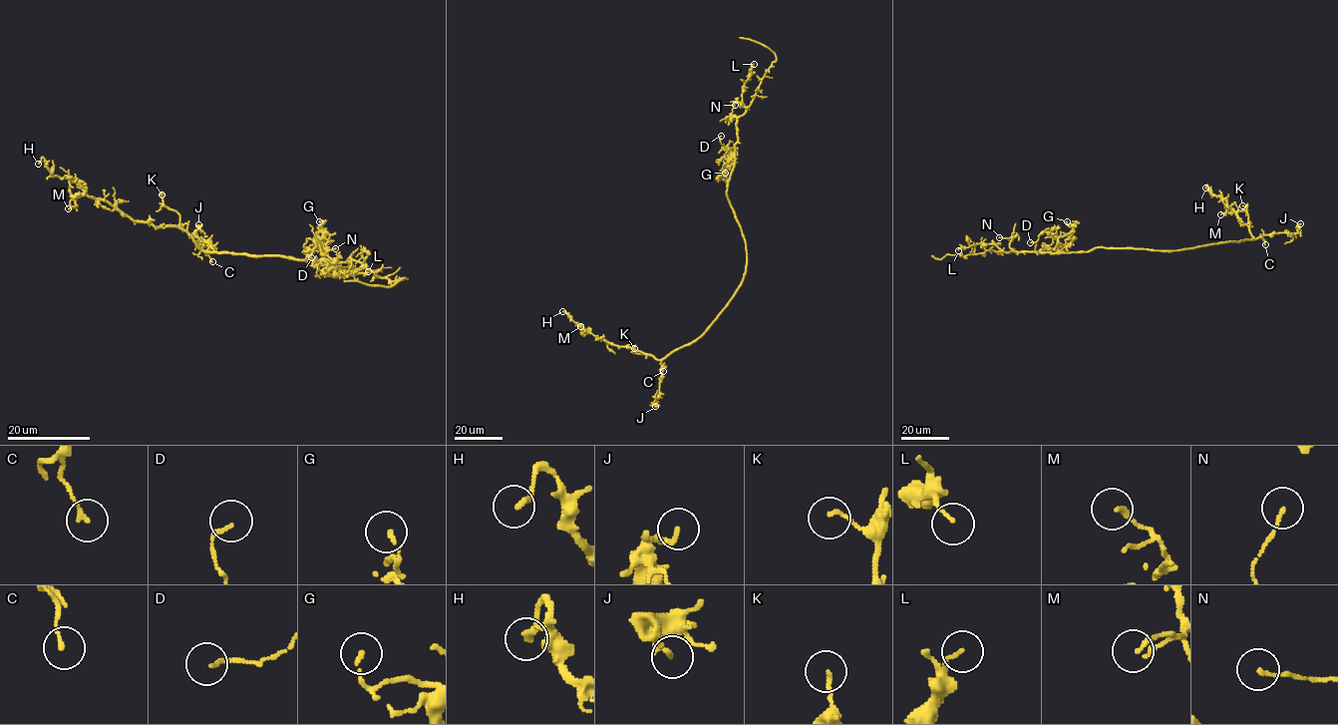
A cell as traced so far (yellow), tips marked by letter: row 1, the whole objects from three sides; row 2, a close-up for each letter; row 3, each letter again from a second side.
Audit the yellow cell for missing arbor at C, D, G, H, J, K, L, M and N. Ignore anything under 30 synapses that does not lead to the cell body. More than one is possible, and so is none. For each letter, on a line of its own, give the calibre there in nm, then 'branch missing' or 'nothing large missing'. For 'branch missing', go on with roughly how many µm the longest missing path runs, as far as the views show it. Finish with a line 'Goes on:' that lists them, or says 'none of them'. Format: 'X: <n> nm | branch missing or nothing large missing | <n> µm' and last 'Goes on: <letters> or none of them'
C: 160 nm | nothing large missing
D: 130 nm | nothing large missing
G: 140 nm | nothing large missing
H: 220 nm | nothing large missing
J: 160 nm | nothing large missing
K: 130 nm | nothing large missing
L: 120 nm | nothing large missing
M: 150 nm | nothing large missing
N: 120 nm | nothing large missing
Goes on: none of them

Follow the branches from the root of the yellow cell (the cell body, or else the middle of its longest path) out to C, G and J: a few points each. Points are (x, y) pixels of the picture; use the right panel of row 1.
C: (1154, 250), (1180, 250), (1258, 237), (1261, 237), (1265, 244)
G: (1154, 250), (1096, 247), (1088, 251), (1052, 252), (1058, 238), (1073, 229), (1067, 221)
J: (1154, 250), (1180, 250), (1255, 239), (1276, 232), (1294, 234), (1300, 223)

